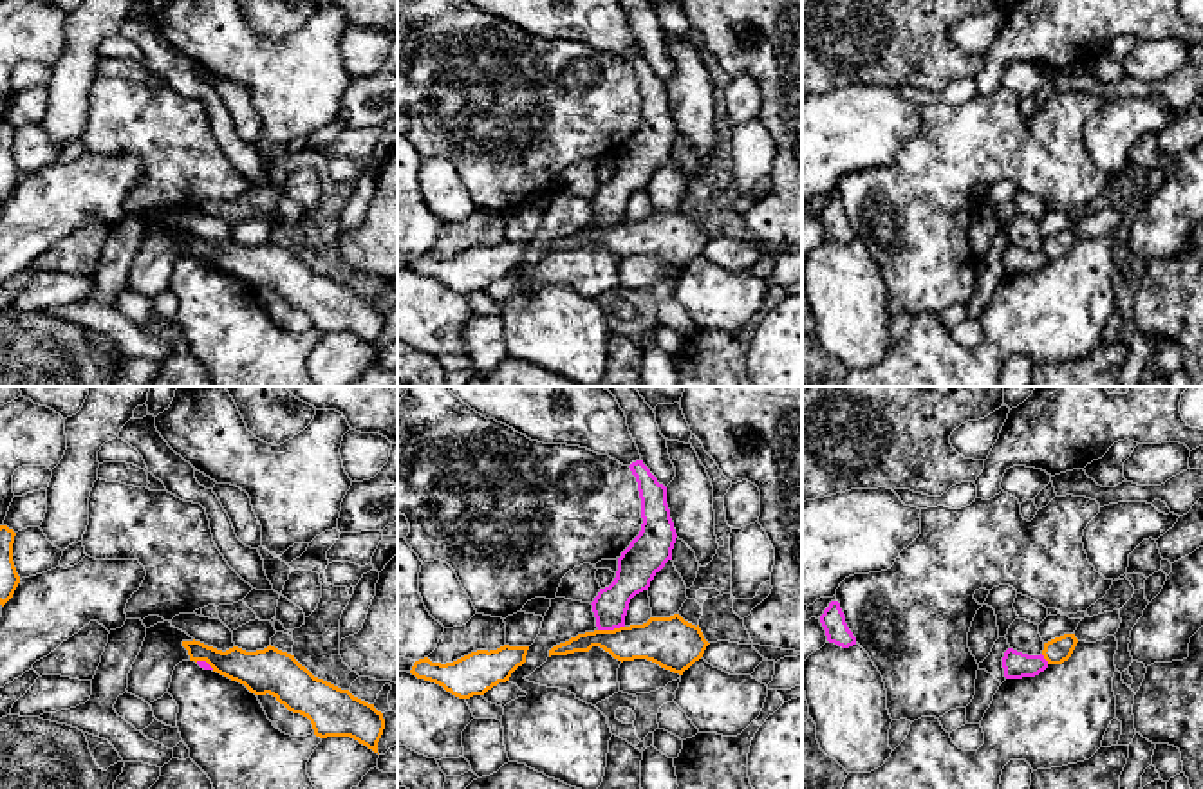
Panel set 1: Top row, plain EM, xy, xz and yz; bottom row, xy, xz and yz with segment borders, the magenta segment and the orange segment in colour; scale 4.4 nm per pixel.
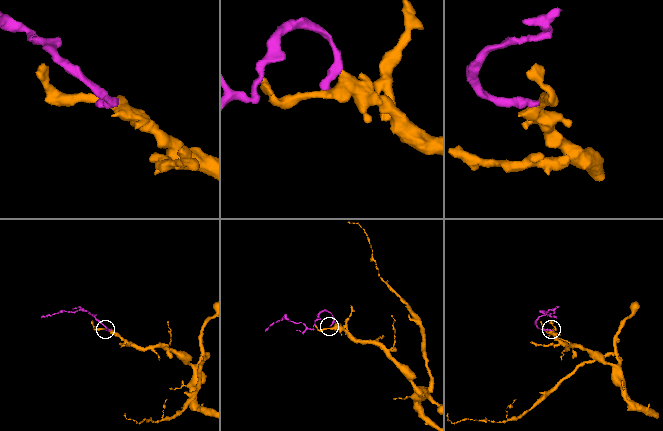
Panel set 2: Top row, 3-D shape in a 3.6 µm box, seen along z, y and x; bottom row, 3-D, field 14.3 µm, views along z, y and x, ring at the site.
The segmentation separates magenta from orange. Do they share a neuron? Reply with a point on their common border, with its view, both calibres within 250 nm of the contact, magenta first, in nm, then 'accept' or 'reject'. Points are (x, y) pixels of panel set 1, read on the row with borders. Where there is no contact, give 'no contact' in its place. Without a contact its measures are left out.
contact xz (611, 629); calibres 150 and 220 nm; reject

